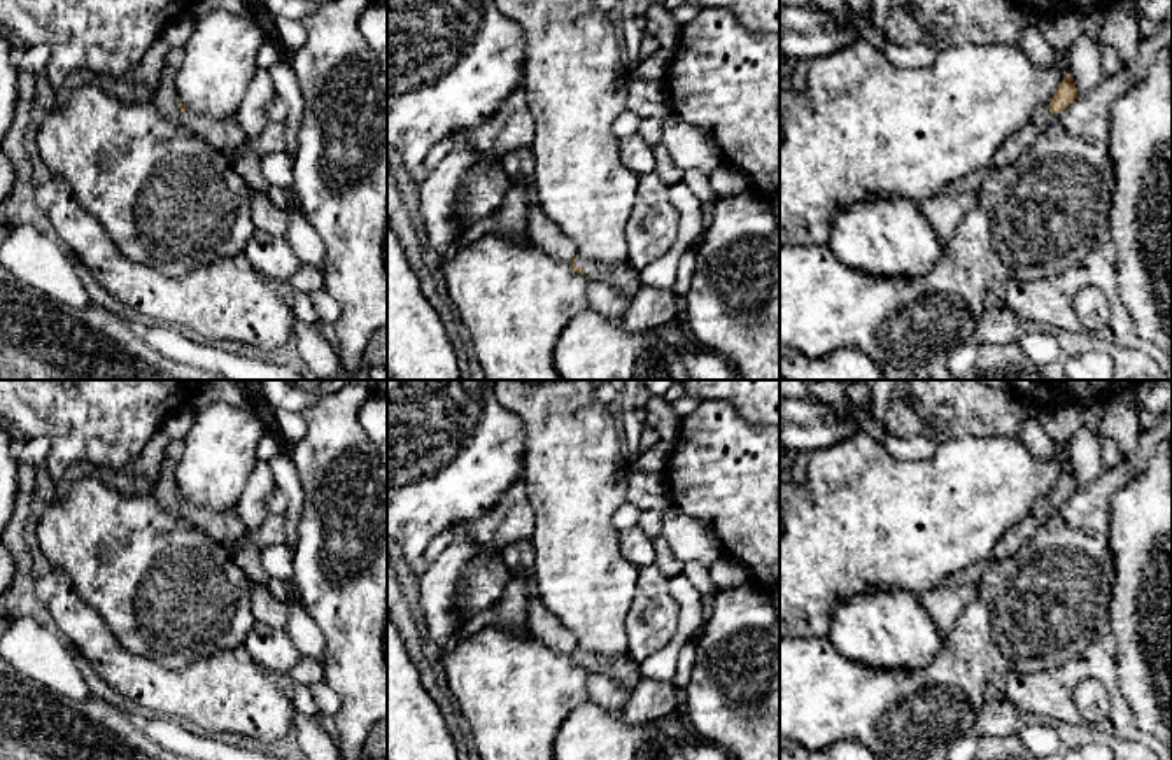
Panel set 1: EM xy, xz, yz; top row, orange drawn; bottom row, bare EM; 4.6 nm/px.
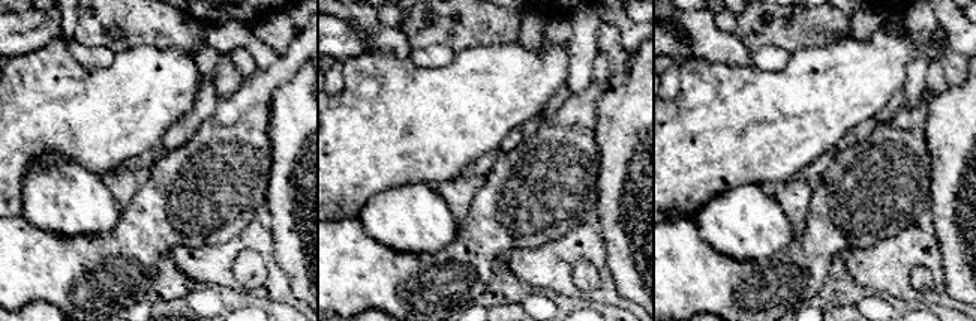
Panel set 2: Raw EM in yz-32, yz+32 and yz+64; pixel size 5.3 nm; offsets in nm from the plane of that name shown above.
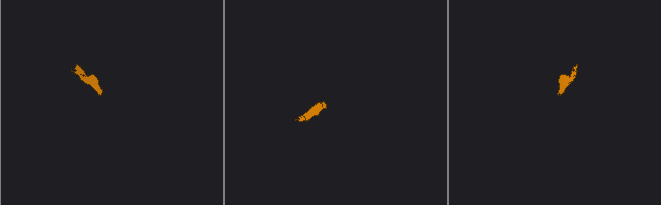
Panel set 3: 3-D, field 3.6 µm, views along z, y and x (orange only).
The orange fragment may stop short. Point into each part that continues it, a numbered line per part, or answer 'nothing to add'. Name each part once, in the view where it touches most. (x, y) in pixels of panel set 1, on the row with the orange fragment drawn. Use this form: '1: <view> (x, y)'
1: xz (624, 275)

